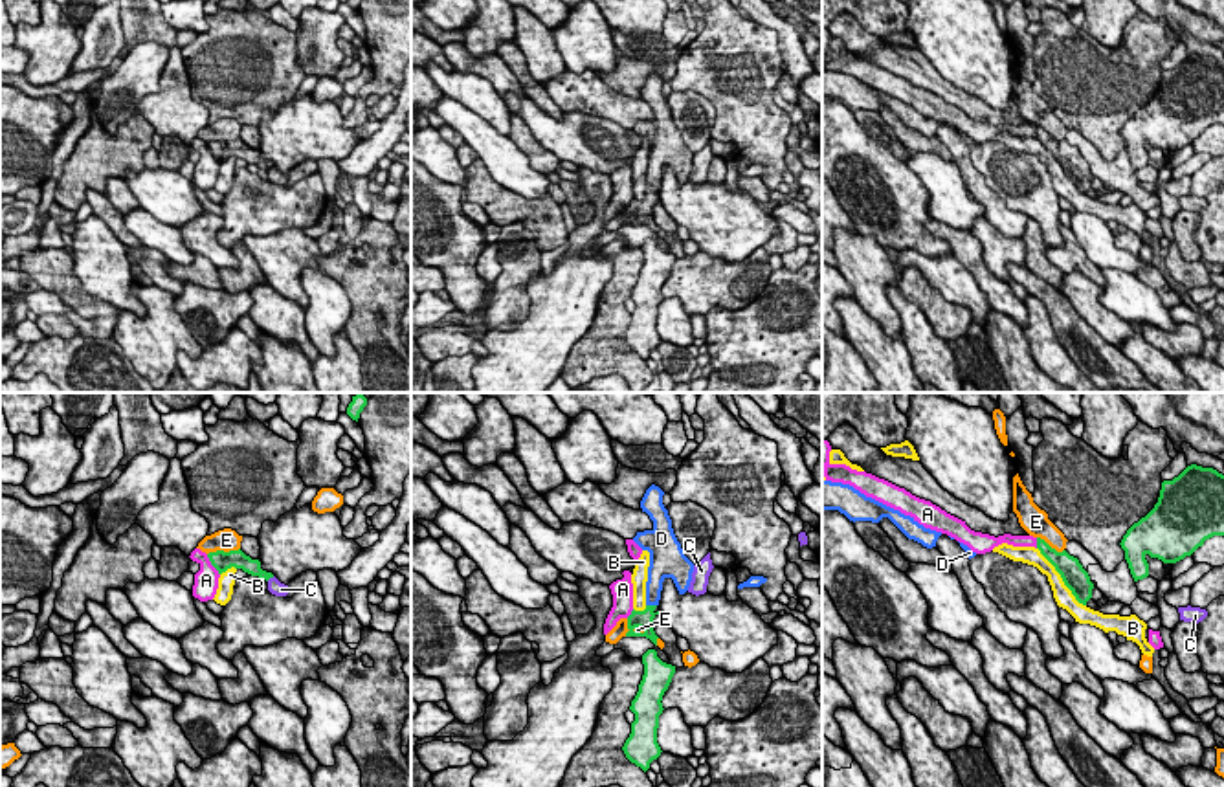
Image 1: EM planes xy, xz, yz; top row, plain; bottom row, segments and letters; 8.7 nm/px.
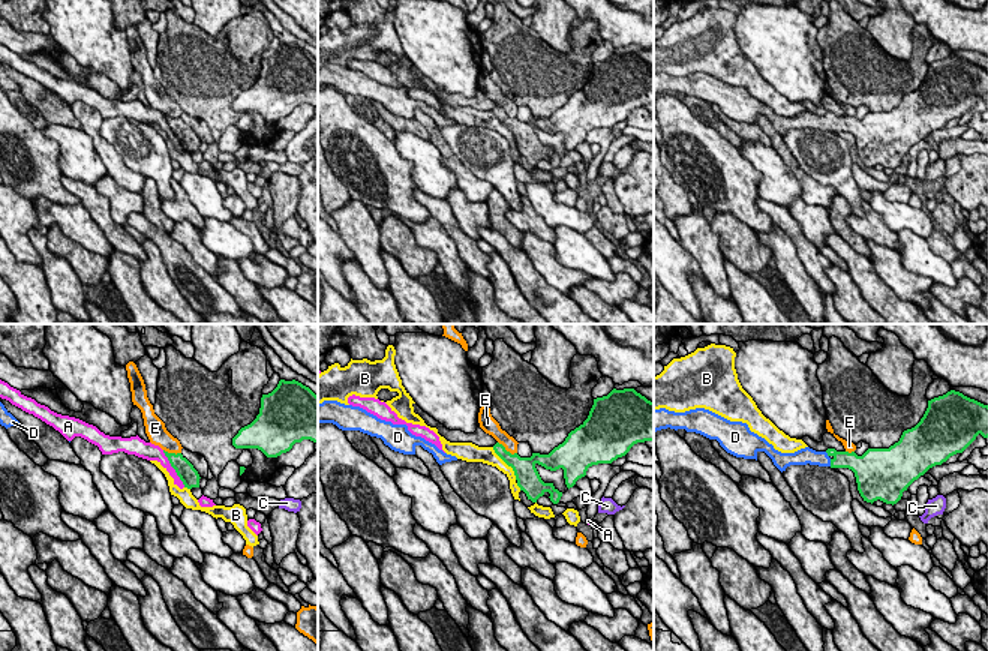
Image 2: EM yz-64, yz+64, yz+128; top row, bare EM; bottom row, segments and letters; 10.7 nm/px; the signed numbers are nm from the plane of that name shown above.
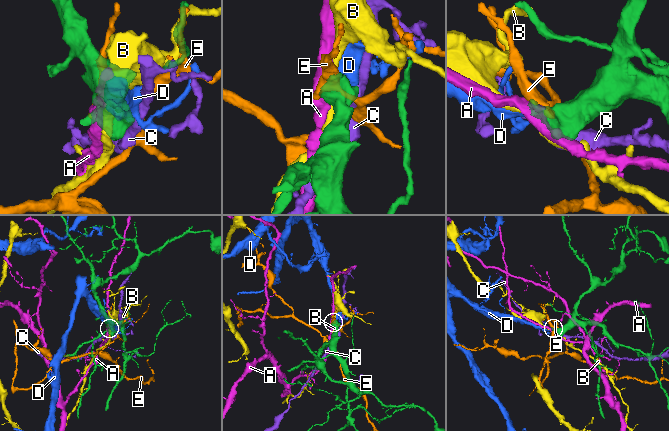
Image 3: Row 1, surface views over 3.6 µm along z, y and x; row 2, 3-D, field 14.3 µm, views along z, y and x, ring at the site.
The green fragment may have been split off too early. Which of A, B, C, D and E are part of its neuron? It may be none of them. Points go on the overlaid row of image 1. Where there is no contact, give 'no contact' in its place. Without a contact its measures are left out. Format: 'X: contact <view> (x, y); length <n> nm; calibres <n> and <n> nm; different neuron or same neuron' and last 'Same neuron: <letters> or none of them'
A: contact xy (211, 564); length 220 nm; calibres 170 and 220 nm; different neuron
B: contact yz (1061, 576); length 700 nm; calibres 220 and 160 nm; different neuron
C: contact xy (270, 576); length 90 nm; calibres 140 and 130 nm; different neuron
D: contact xz (652, 606); length 100 nm; calibres 160 and 160 nm; same neuron
E: contact xy (222, 551); length 300 nm; calibres 170 and 200 nm; different neuron
Same neuron: D

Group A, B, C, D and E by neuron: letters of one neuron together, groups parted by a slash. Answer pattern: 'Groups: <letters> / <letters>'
Groups: A / B / C / D / E

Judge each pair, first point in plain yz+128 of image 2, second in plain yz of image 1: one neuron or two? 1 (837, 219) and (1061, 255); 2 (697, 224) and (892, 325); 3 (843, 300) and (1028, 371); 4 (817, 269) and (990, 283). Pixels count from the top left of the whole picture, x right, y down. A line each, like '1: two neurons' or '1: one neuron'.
1: two neurons
2: one neuron
3: two neurons
4: one neuron

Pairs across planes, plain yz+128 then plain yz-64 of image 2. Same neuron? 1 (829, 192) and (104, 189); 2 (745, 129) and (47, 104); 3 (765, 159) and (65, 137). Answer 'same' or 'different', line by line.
1: different
2: same
3: same

